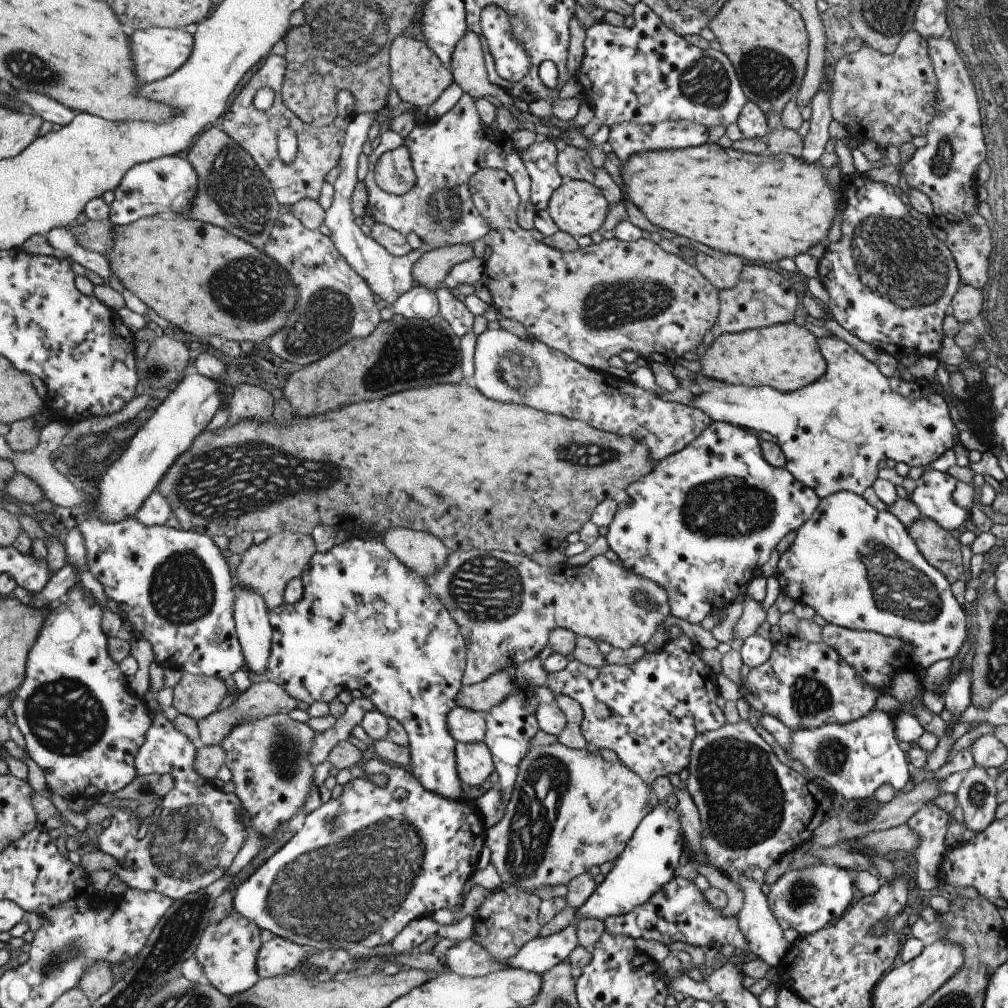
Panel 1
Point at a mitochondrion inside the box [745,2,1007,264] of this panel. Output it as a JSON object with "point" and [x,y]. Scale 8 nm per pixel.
{"point":[941,165]}

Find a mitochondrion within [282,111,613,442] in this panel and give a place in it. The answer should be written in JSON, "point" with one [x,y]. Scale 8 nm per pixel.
{"point":[430,348]}

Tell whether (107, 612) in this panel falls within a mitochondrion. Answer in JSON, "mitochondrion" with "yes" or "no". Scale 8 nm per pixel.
{"mitochondrion":"no"}

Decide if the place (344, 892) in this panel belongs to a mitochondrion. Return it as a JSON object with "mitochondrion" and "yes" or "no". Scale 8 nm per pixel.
{"mitochondrion":"yes"}

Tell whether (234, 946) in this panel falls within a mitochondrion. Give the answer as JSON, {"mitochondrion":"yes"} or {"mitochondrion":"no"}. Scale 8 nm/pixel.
{"mitochondrion":"no"}

